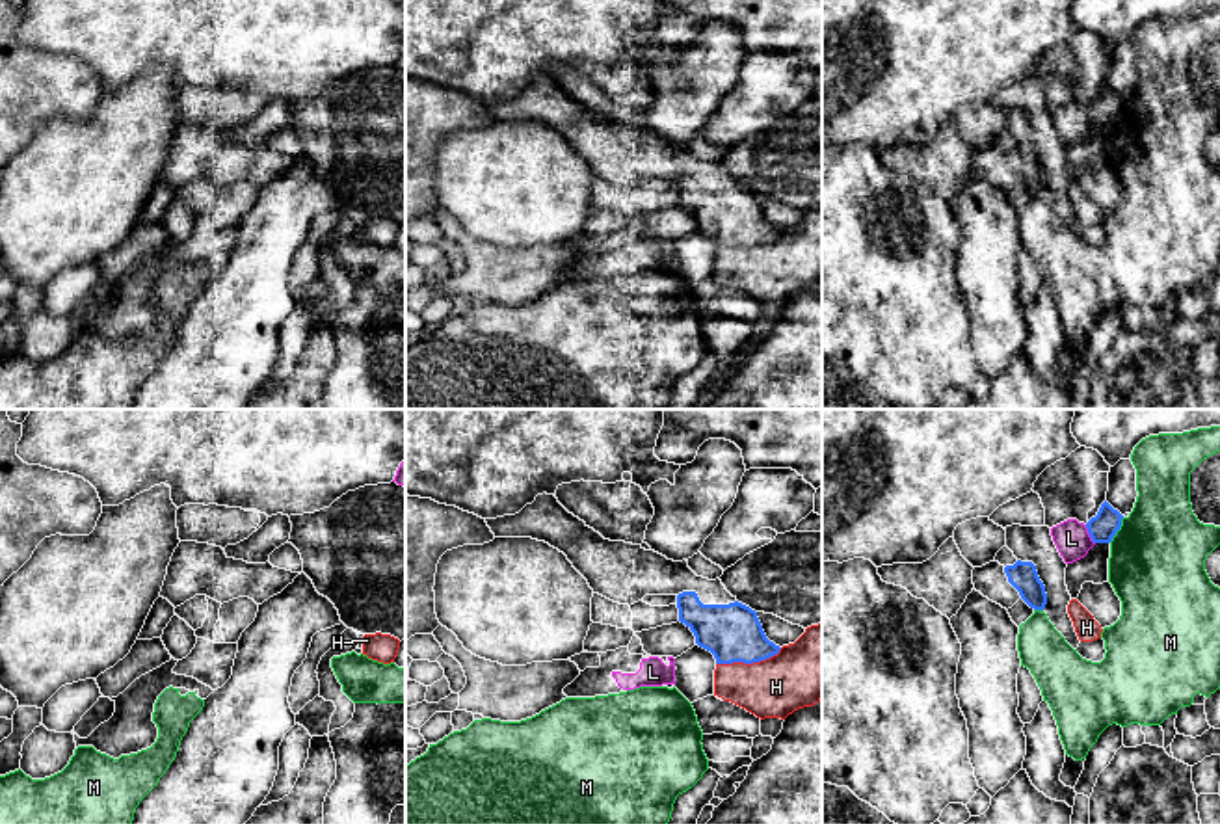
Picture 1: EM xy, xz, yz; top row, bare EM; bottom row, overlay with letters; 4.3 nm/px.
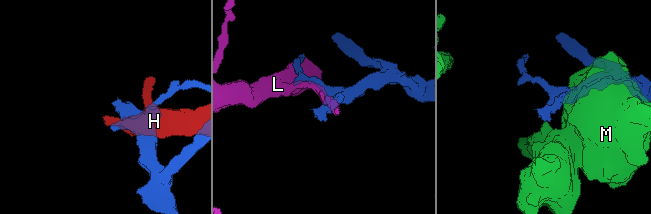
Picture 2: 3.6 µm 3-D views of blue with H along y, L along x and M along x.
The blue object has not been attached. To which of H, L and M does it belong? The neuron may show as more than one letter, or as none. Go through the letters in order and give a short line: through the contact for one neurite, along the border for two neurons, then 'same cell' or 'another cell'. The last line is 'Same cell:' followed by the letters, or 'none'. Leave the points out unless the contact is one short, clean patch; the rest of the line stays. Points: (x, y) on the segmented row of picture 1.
H: another cell
L: another cell
M: another cell
Same cell: none

